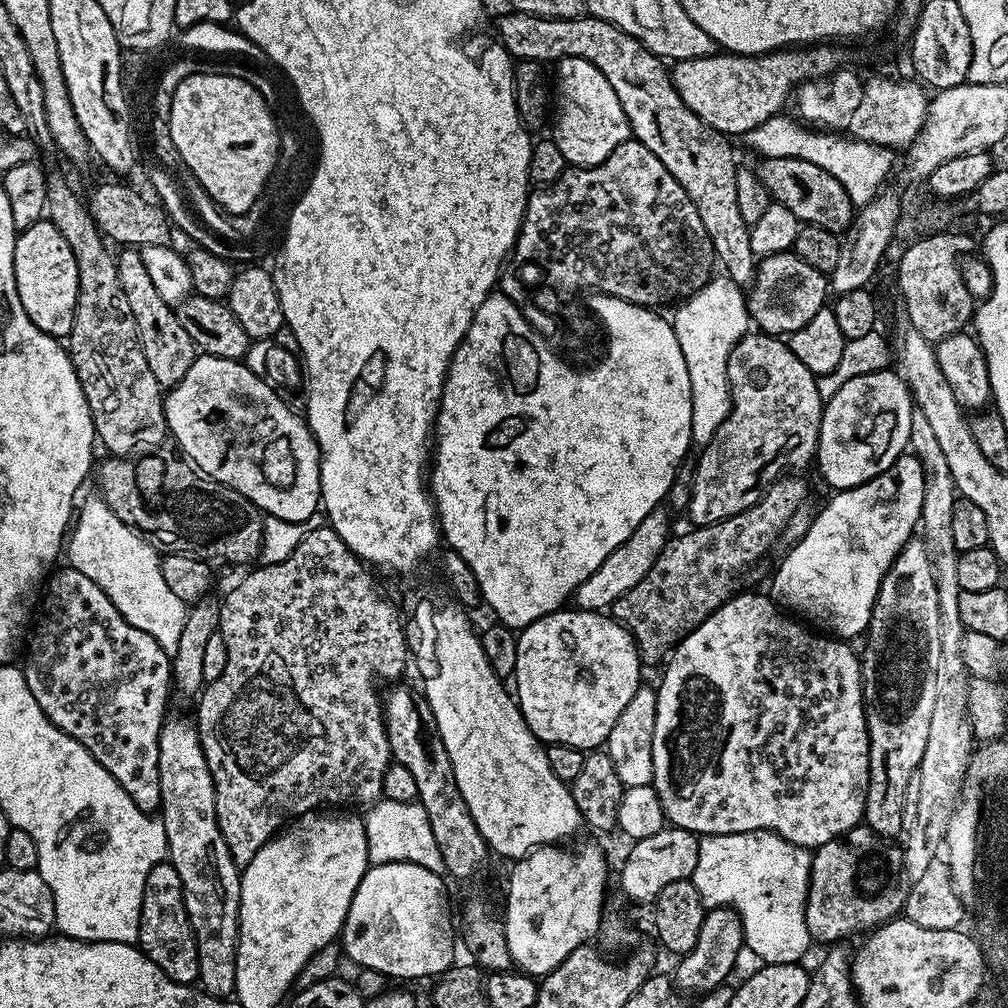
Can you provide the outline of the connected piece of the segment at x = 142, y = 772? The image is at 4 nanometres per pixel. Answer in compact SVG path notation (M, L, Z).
M64 566L61 572L59 570L53 571L47 577L46 587L43 589L42 599L39 601L38 611L35 613L34 623L31 625L30 635L27 637L26 651L23 656L22 671L26 678L26 686L30 686L30 694L34 694L34 698L38 702L38 706L42 706L46 718L50 718L50 722L54 722L54 726L58 726L58 730L62 730L70 738L77 740L115 778L118 786L122 786L122 790L126 790L126 794L130 794L130 798L134 798L134 806L138 806L144 812L155 813L160 807L158 742L160 741L160 731L166 719L164 711L168 708L168 688L170 692L173 687L172 662L169 653L164 652L162 646L158 646L158 642L154 642L154 638L150 638L150 634L146 634L146 630L138 630L134 626L130 626L130 622L126 622L122 618L122 614L115 608L114 602L94 581L71 566Z

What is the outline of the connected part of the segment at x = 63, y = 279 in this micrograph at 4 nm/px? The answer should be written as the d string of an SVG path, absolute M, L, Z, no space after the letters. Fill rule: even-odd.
M46 218L34 222L34 226L23 229L17 235L14 246L14 274L16 275L16 289L18 298L34 326L46 334L57 338L67 338L72 332L72 315L76 309L78 298L78 262L74 262L74 253L62 234Z

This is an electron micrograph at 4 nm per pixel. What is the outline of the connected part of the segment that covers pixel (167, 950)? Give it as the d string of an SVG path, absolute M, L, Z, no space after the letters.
M170 862L154 866L146 878L140 911L140 938L138 947L174 982L195 985L200 978L198 946L192 936L192 927L184 905L182 882L178 870Z

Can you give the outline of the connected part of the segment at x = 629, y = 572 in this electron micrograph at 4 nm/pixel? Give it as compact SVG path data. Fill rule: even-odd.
M661 506L650 510L650 514L646 514L646 518L638 522L638 530L634 530L634 534L630 534L630 538L626 538L626 542L622 542L622 546L618 546L618 550L614 550L614 554L610 554L610 558L606 558L606 562L602 562L602 566L598 566L598 570L594 570L590 578L586 578L586 582L579 584L574 593L577 609L586 612L611 609L615 600L626 594L626 590L638 586L638 582L642 582L642 578L650 574L650 566L654 566L658 554L662 554L670 539L666 508Z

